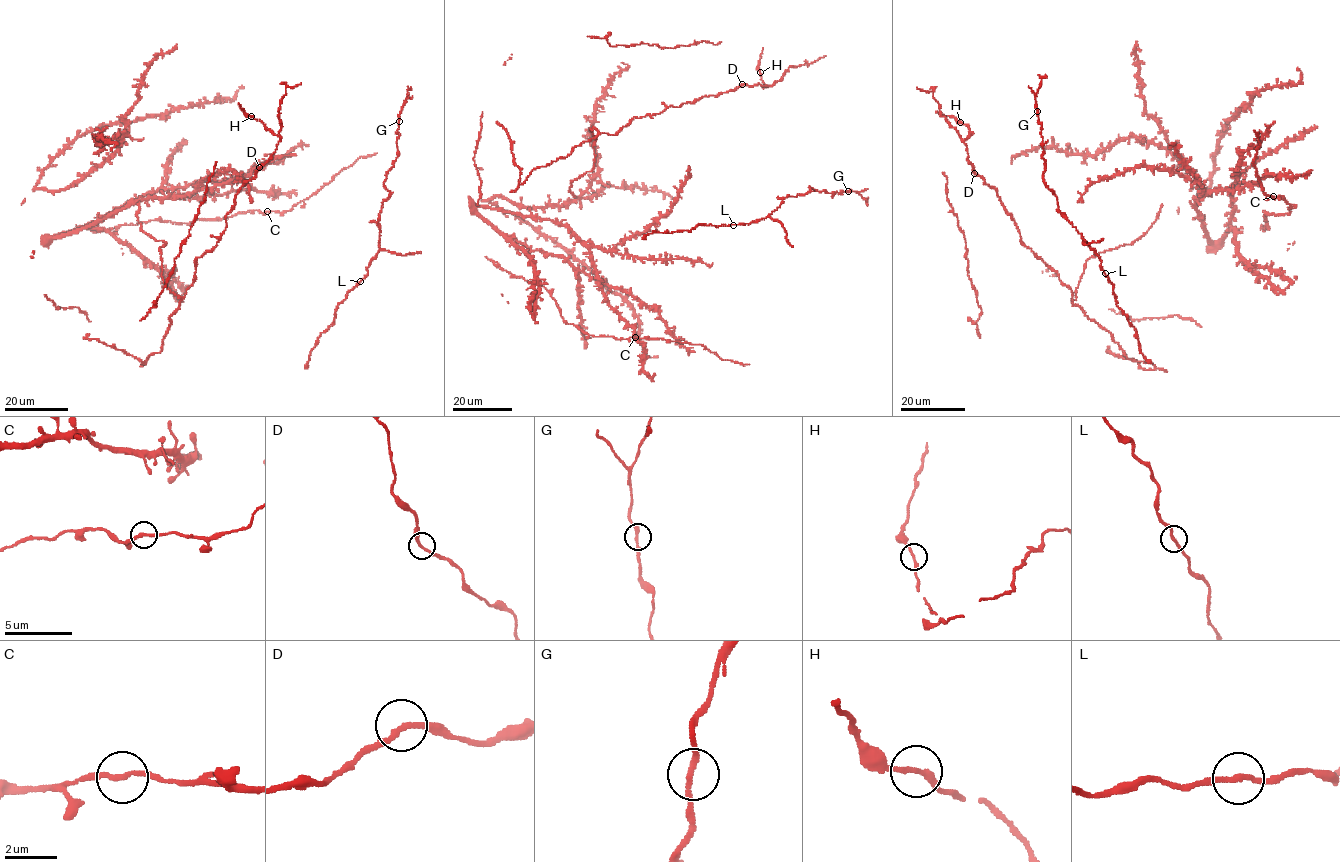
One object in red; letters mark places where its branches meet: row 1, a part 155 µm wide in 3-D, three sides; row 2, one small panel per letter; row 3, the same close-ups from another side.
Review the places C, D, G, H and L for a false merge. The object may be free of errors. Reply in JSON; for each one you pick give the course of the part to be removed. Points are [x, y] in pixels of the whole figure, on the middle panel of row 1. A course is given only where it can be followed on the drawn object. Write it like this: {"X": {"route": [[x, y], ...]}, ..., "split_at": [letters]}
{"split_at": []}

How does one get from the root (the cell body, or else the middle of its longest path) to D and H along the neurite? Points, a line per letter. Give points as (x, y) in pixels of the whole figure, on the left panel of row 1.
D: (138, 219), (143, 232), (165, 242), (162, 279), (183, 297), (197, 257), (216, 246), (236, 194), (259, 167)
H: (138, 219), (165, 242), (162, 279), (183, 297), (197, 257), (216, 246), (236, 194), (281, 138), (251, 117)

